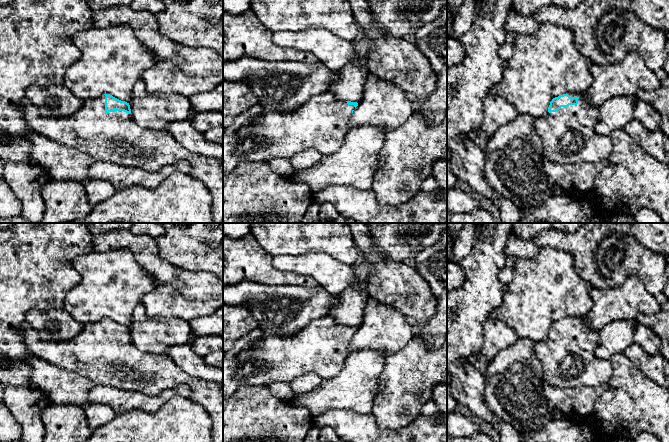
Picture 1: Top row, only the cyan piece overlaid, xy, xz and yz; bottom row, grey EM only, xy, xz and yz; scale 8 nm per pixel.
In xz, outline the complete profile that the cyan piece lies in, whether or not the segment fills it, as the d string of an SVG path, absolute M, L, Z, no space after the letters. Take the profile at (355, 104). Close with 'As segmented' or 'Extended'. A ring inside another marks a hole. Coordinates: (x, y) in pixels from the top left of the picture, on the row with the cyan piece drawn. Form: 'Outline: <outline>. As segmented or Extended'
Outline: M330 91L311 97L300 108L287 113L267 111L261 104L256 103L223 129L223 171L231 172L241 162L247 161L267 162L275 157L290 160L295 154L309 148L318 150L322 155L337 152L344 143L349 119L357 106L357 102L341 101Z. Extended

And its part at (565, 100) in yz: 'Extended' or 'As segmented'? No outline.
Extended

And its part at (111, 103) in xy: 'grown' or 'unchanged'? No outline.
grown

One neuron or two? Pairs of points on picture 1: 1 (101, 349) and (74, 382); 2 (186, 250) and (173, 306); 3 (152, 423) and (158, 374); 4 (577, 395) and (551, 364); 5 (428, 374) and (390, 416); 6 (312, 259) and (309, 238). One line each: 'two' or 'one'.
1: two
2: two
3: two
4: two
5: one
6: two

